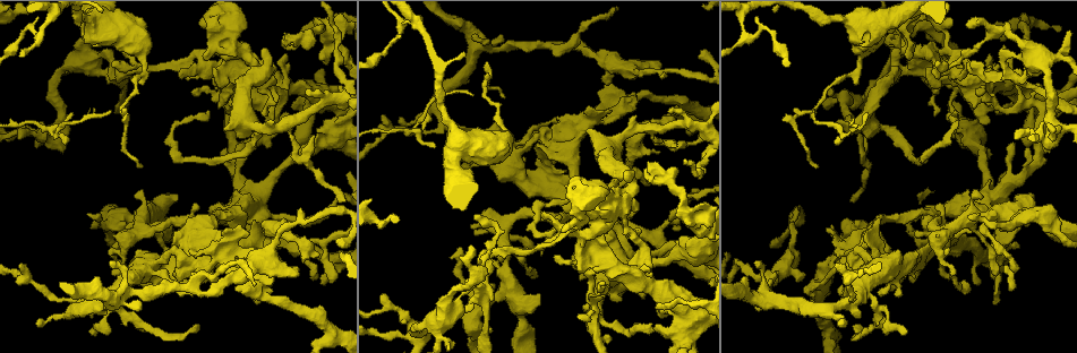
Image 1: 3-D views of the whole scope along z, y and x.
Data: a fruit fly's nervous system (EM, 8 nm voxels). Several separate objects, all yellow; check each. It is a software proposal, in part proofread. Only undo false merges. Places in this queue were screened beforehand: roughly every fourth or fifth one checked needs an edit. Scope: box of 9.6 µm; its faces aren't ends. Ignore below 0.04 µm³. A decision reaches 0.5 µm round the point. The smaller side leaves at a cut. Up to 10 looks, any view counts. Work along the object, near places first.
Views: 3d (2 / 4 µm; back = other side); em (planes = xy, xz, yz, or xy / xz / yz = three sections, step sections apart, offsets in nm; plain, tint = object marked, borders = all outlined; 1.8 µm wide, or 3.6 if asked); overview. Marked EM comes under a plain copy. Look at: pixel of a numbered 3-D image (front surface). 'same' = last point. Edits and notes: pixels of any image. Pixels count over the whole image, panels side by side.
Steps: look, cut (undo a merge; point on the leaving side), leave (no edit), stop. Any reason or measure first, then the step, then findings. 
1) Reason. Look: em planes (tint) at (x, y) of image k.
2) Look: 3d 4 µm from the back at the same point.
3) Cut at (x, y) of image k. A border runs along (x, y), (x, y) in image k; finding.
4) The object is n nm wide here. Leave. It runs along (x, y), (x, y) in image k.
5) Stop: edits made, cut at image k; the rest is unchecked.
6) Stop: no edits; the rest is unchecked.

Sudden change in width. Look: em planes (tint) at (842, 250) of image 1.

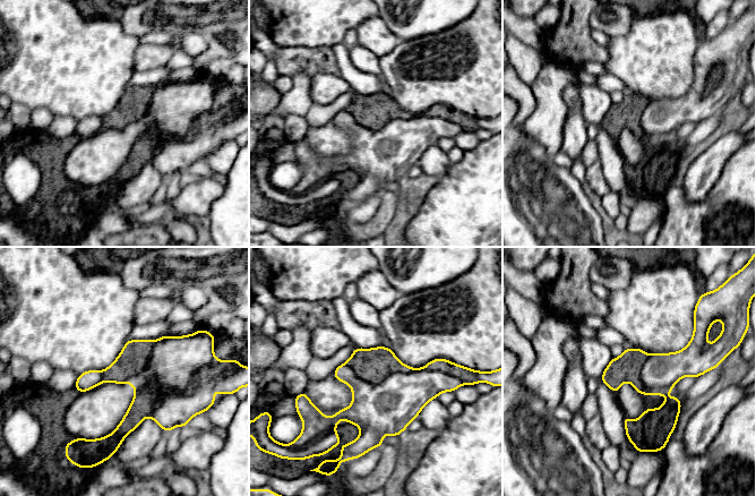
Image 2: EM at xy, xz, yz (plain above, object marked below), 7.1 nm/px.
The object is 280 nm wide here. Leave. One cell here.

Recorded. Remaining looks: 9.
Abrupt turn. Look: 3d 2 µm at (843, 301) of image 1.

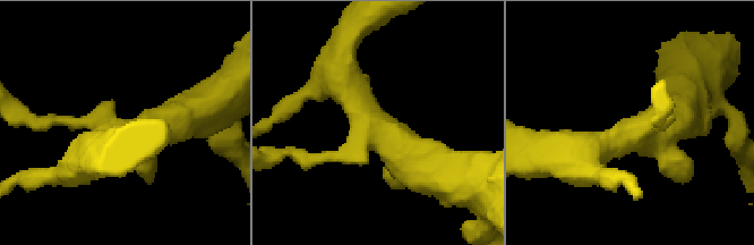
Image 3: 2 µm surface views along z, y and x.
Look: em xy step 16 (tint) at (373, 128) of image 3.

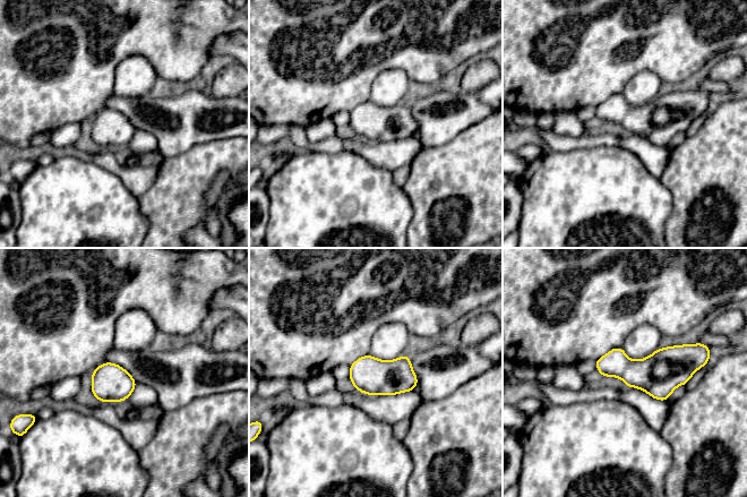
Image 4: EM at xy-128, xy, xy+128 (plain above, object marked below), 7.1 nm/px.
Look: em planes (tint) at the same point.

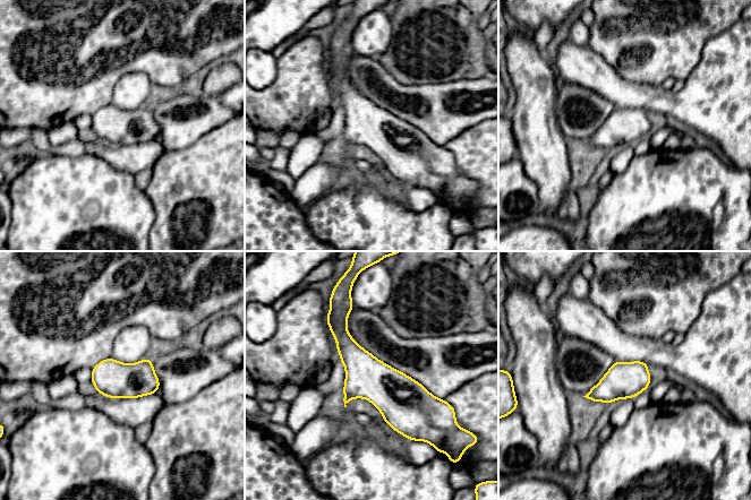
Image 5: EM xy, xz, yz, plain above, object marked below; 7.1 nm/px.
The object is 260 nm wide here. Leave. It runs along (332, 324), (402, 402), (435, 402) in image 5; one cell here.

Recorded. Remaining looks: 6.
A fork. Look: em 3.6 µm xz step 16 (tint) at (919, 258) of image 1.

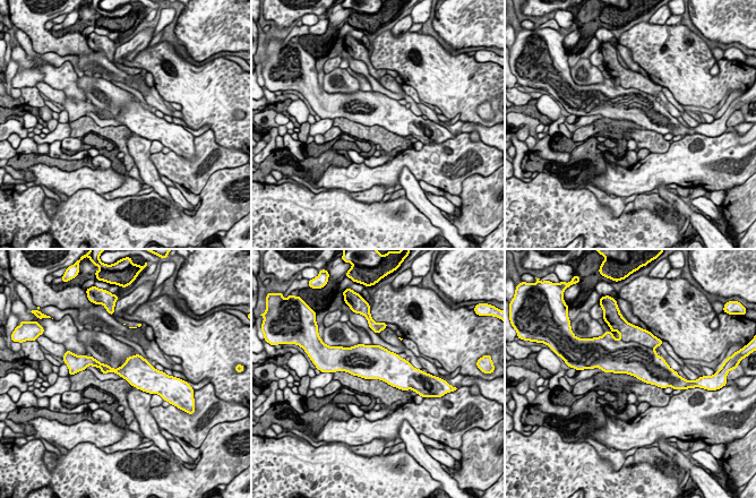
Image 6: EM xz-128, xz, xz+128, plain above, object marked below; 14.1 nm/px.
Another direction. Look: em 3.6 µm planes (tint) at the same point.

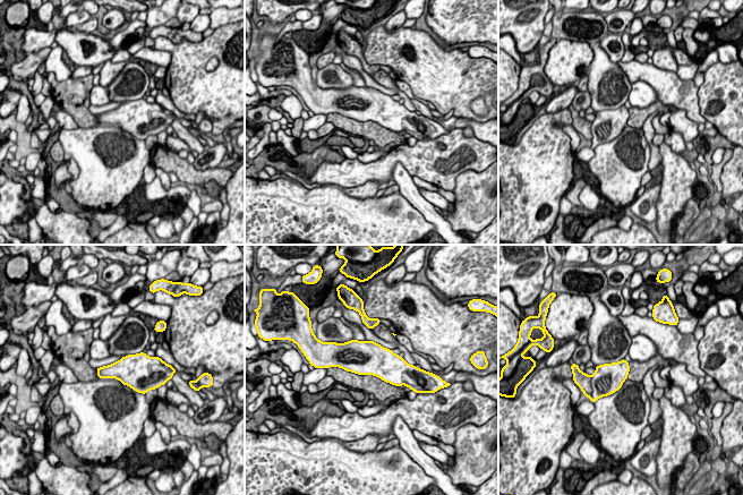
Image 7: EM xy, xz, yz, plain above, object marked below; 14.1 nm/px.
Leave. Continuous, no second cell.

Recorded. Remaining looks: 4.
Look: 3d 4 µm at (613, 248) of image 1.

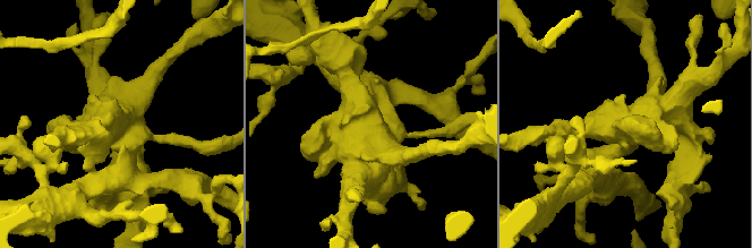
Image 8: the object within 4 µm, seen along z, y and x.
Need the tissue. Look: em 3.6 µm xz step 4 (tint) at (370, 125) of image 8.

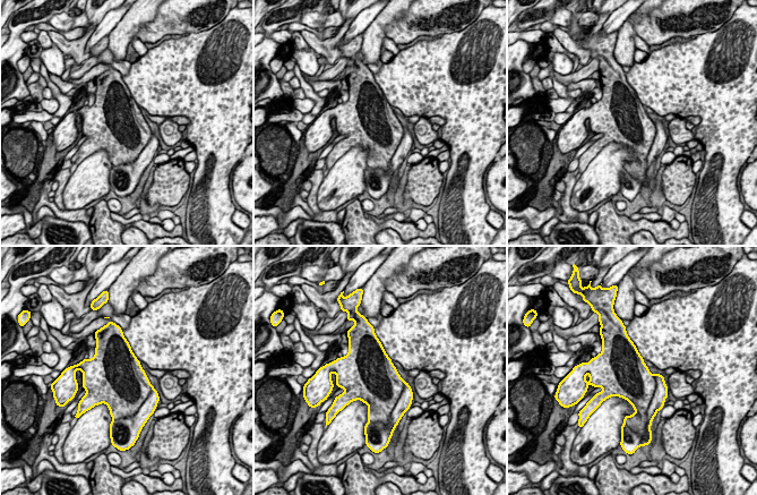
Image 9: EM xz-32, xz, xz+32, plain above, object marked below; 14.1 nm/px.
Leave. One cell here.

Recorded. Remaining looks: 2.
Stop: no edits; the rest is unchecked.

